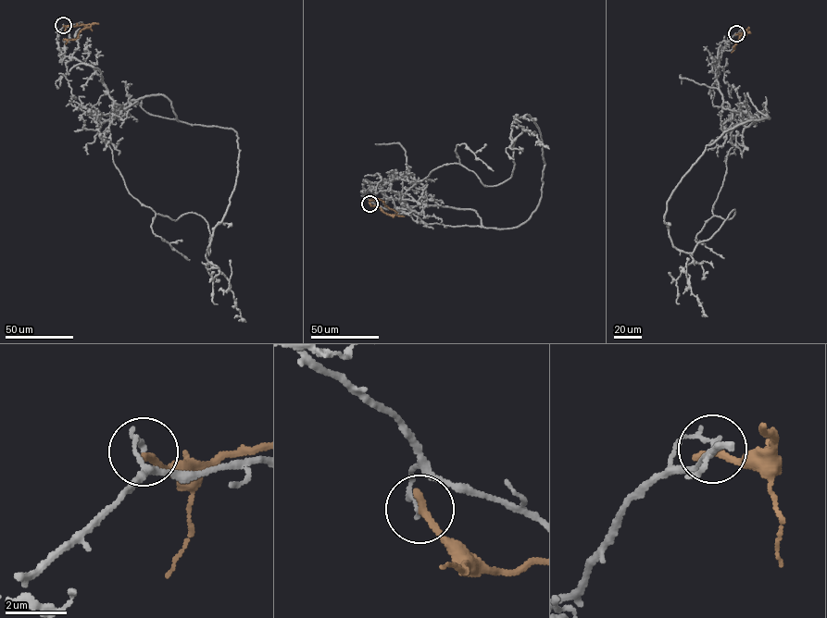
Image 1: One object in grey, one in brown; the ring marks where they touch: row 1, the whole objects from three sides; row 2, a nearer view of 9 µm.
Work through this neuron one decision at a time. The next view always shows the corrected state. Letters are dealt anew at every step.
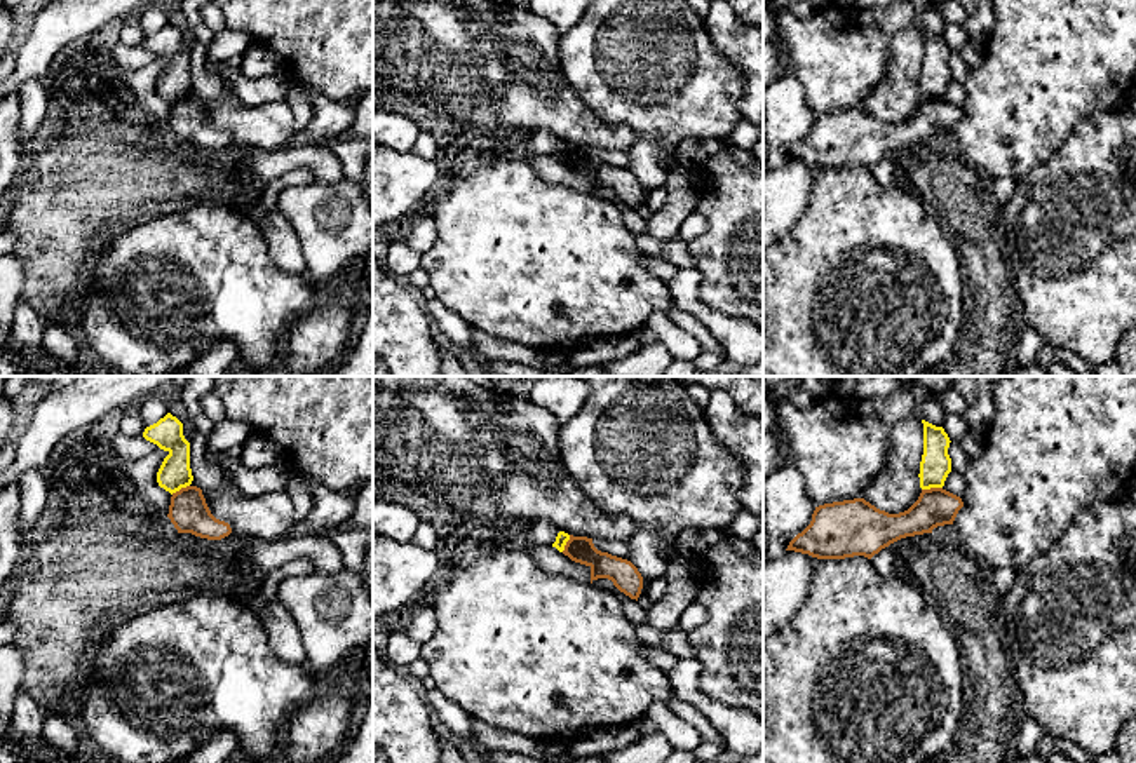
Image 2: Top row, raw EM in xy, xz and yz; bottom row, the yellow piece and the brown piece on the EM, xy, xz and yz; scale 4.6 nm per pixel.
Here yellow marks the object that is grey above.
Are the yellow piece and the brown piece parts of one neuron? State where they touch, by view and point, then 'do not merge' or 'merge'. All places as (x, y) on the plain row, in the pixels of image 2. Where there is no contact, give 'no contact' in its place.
yz (931, 96) | do not merge

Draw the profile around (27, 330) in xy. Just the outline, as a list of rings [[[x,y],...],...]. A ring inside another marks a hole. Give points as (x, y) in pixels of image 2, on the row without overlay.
[[[23,298],[17,300],[9,327],[9,338],[19,350],[37,350],[44,347],[44,319]]]

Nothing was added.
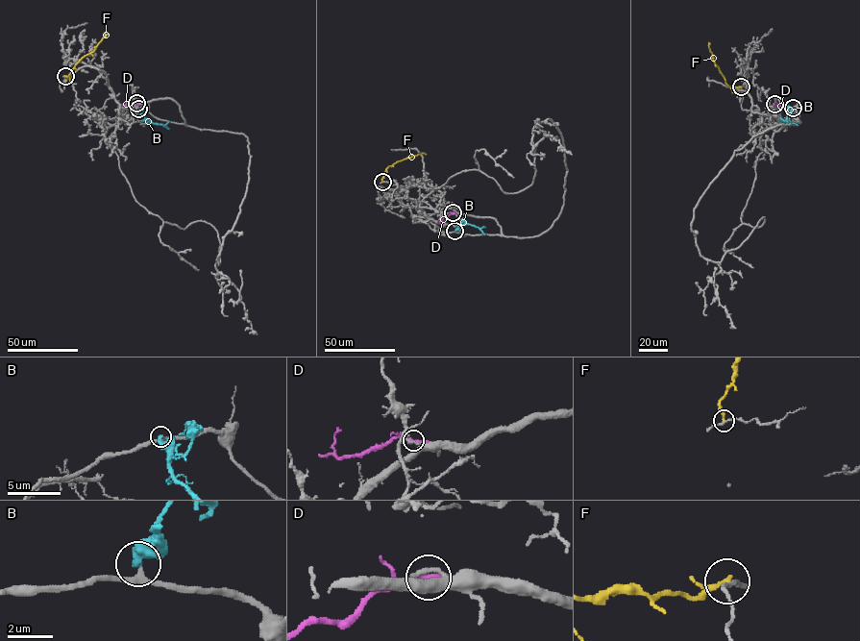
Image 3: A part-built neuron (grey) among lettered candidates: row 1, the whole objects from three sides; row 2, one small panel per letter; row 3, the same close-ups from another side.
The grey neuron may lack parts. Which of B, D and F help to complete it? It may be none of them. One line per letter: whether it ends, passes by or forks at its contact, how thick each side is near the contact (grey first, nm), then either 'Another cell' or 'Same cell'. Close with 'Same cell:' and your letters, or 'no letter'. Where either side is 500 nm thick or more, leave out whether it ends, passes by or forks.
B: It ends there. Thickness 240 nm (grey) against 360 nm. Another cell
D: It passes by. Thickness 240 nm (grey) against 200 nm. Another cell
F: It ends there. Thickness 140 nm (grey) against 240 nm. Another cell
Same cell: no letter

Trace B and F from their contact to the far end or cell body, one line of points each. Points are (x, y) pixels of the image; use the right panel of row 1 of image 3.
B: (793, 108), (786, 121), (798, 125)
F: (741, 86), (731, 87), (725, 84), (713, 61), (709, 43)

